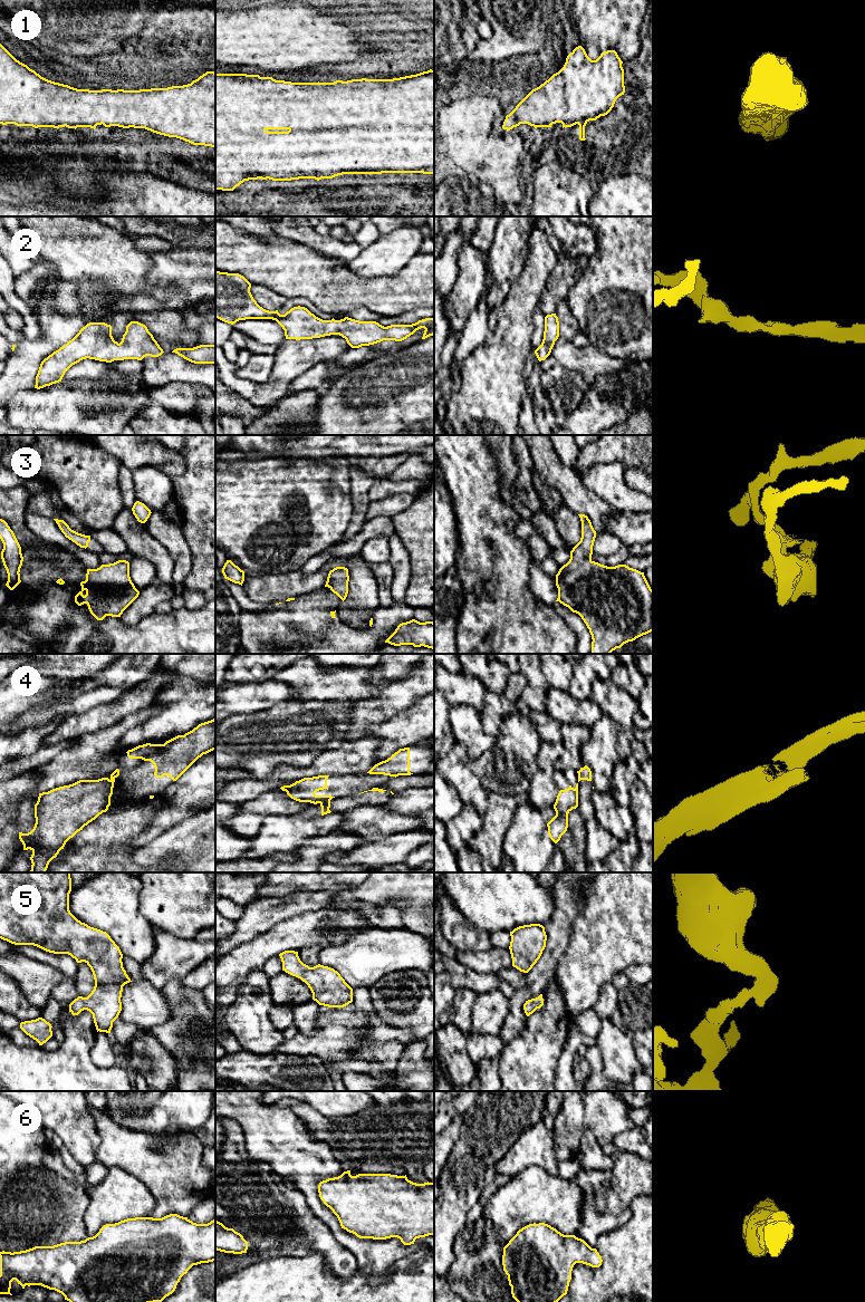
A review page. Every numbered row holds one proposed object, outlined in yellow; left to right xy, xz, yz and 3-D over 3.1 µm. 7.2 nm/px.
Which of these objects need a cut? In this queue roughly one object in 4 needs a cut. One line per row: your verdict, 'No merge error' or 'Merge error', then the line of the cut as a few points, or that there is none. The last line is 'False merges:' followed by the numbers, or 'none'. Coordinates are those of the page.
1: No merge error. No split
2: No merge error. No split
3: No merge error. No split
4: Merge error. Split along xz (329, 799), (320, 803)
5: No merge error. No split
6: No merge error. No split
False merges: 4

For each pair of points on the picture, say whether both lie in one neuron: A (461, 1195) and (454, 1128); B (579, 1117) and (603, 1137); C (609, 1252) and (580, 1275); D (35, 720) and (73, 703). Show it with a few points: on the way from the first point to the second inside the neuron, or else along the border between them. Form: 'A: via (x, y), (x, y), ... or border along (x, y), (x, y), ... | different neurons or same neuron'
A: border along (463, 1117), (460, 1136), (445, 1165) | different neurons
B: via (586, 1118), (598, 1130) | same neuron
C: via (608, 1262), (594, 1279), (590, 1279) | same neuron
D: via (44, 715), (55, 710), (64, 710) | same neuron

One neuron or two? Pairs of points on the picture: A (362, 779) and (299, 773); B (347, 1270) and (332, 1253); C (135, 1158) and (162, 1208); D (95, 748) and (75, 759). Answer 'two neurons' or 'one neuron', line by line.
A: two neurons
B: one neuron
C: one neuron
D: one neuron

